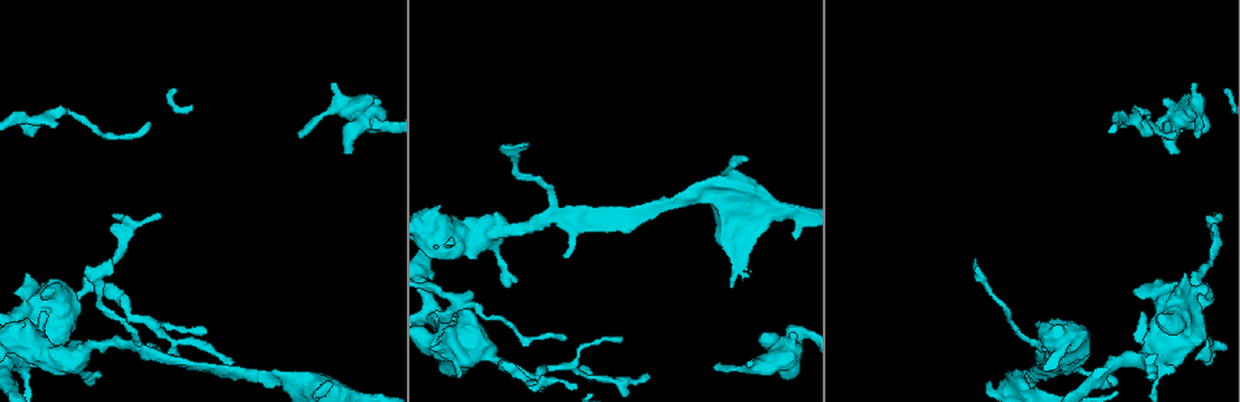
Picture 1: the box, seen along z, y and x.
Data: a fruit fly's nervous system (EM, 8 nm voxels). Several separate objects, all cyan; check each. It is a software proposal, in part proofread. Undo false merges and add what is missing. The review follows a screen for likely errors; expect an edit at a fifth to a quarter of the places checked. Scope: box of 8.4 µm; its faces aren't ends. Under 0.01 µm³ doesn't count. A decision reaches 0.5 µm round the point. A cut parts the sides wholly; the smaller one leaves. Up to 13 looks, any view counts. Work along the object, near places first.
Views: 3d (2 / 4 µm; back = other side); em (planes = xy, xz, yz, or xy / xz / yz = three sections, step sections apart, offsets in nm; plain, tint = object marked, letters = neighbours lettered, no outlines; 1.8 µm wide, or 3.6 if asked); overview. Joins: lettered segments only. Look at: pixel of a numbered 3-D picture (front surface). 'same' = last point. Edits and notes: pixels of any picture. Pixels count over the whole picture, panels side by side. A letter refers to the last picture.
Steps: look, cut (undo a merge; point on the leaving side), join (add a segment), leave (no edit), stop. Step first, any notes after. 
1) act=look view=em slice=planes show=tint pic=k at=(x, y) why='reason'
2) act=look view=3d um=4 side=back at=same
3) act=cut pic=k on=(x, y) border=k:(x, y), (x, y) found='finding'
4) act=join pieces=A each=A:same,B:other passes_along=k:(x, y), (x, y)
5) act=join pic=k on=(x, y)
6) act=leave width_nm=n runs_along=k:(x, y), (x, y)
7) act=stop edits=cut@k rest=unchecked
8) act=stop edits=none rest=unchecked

act=look view=em um=3.6 slice=xy step=8 show=letters pic=1 at=(280, 379) why='calibre changes'

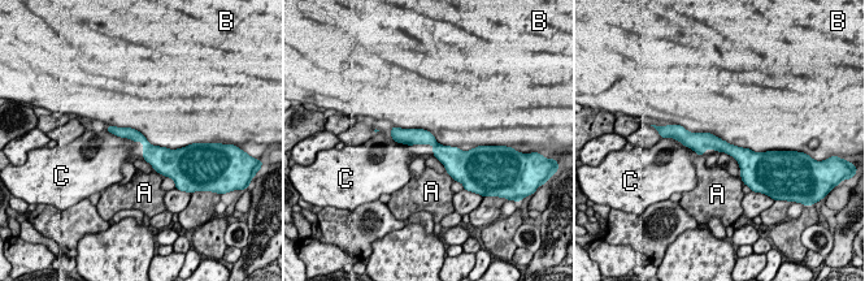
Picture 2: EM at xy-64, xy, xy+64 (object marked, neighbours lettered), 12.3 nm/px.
act=leave each=A:other,B:other,C:other runs_along=2:(683, 134), (753, 155) found='continuous, no second neuron'

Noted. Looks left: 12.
act=look view=3d um=2 pic=1 at=(147, 343) why='free end'

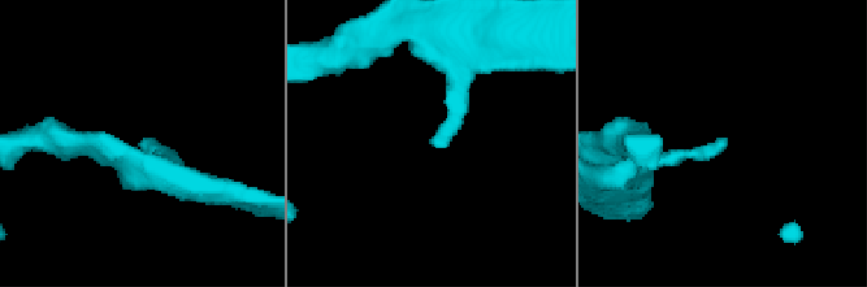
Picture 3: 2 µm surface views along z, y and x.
act=look view=em slice=xy step=8 show=tint pic=3 at=(723, 140) why='now the EM'

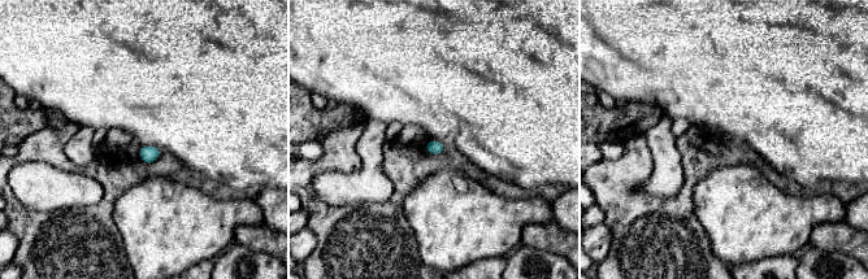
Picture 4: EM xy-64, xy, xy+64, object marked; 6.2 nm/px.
act=look view=em slice=planes show=letters at=same

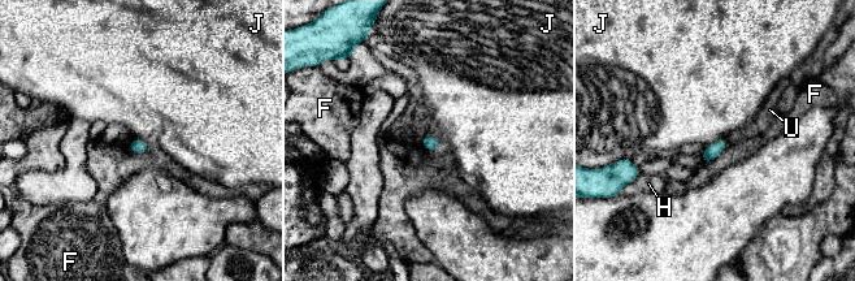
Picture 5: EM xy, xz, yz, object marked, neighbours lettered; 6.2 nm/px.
act=leave width_nm=90 each=F:other,H:other,J:other,U:other border=5:(725, 138), (719, 138), (707, 146) found='no lettered segment goes on from it'

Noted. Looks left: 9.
act=look view=3d um=4 pic=1 at=(45, 351) why='sudden change in width'

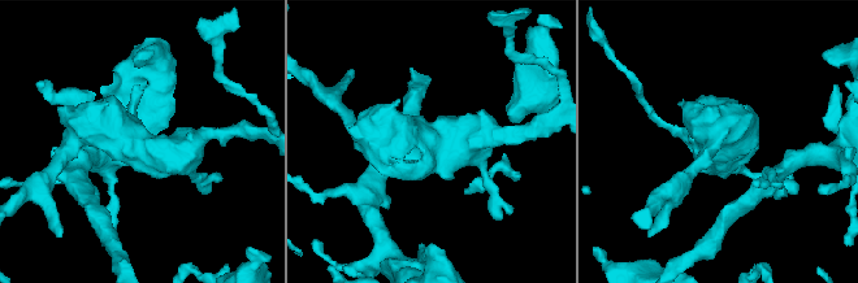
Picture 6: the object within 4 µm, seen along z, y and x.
act=look view=em um=3.6 slice=xz step=8 show=tint pic=6 at=(721, 145)

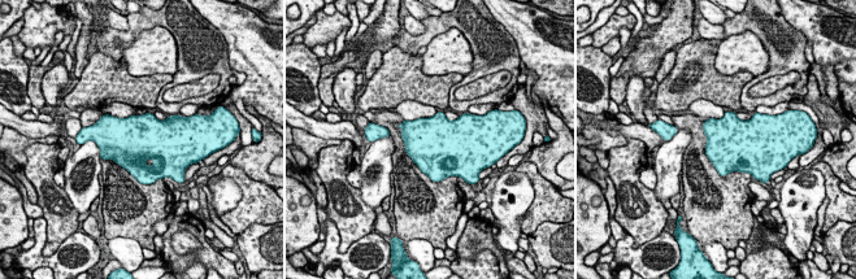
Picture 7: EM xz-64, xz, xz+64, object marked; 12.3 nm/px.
act=look view=em um=3.6 slice=planes show=letters at=same why='cut it another way'

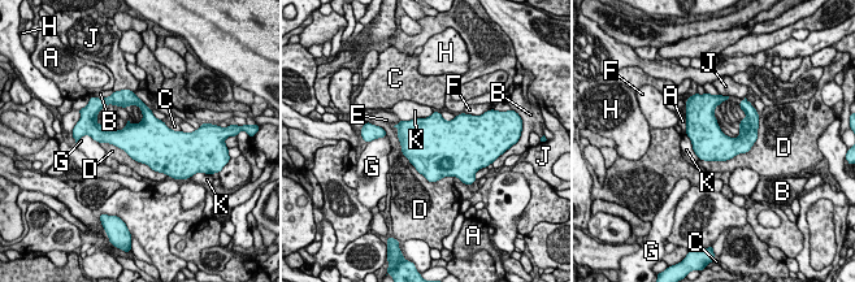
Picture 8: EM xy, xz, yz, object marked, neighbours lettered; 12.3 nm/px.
act=leave longest_contact=D:950nm each=A:other,B:other,C:other,D:other,E:other,F:other,G:other,H:other,J:other,K:other border=8:(394, 126), (420, 173), (452, 177) found='continuous, no second neuron'

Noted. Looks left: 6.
act=look view=em slice=xy step=8 show=letters pic=1 at=(523, 147) why='branch stops here'

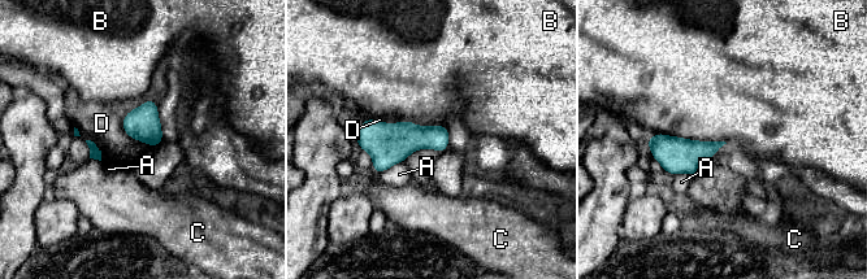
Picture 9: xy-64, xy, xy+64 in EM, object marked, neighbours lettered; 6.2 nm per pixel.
act=leave width_nm=120 each=A:other,B:other,C:other,D:other found='none of them fits'

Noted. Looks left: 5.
act=look view=3d um=4 pic=1 at=(115, 214) why='branch stops here'

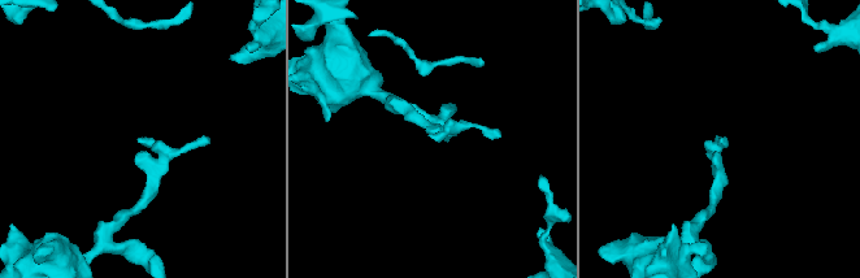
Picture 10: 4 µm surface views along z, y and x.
act=look view=em slice=planes show=letters pic=10 at=(433, 135)

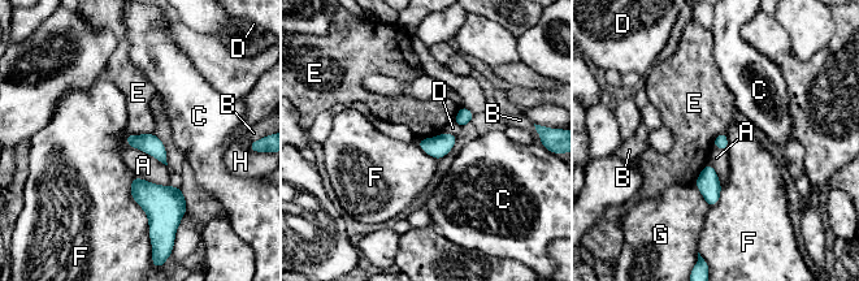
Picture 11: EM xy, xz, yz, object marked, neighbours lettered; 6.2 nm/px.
act=leave each=A:other,B:other,C:other,D:other,E:other,F:other,G:other,H:other found='none of them fits'

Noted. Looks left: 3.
act=stop edits=none rest=unchecked

